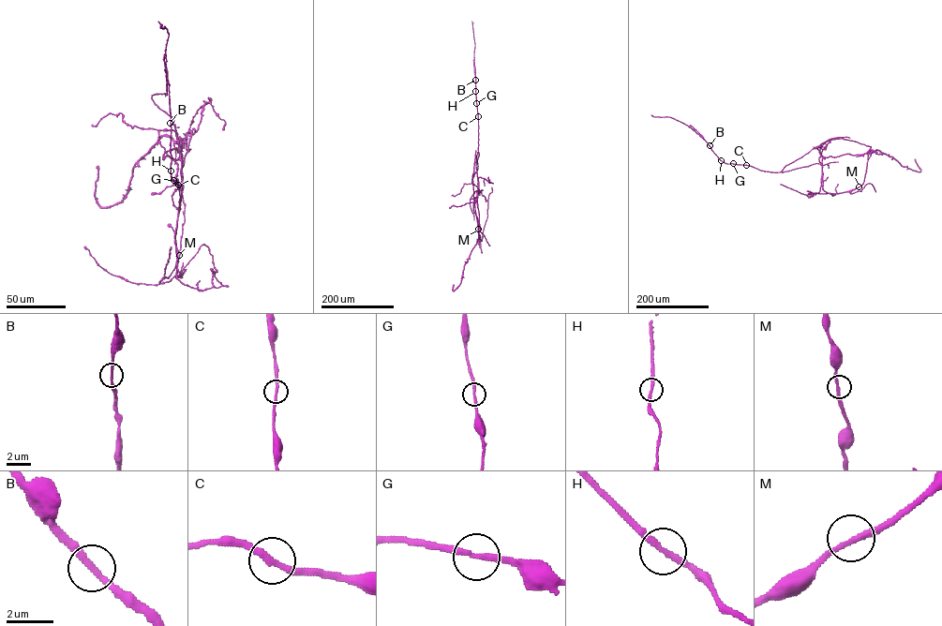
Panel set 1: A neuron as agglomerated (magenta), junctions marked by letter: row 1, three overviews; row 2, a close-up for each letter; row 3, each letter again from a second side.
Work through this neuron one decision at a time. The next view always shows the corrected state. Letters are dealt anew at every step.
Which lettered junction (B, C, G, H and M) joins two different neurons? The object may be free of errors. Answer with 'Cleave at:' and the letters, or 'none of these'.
Cleave at: none of these

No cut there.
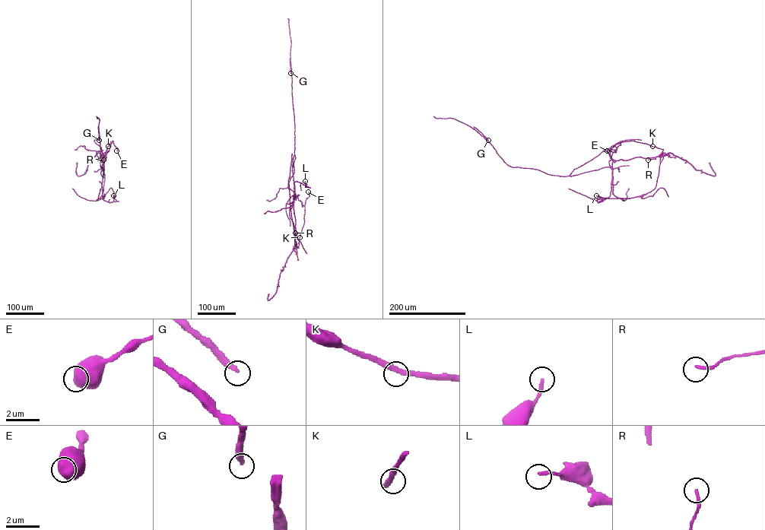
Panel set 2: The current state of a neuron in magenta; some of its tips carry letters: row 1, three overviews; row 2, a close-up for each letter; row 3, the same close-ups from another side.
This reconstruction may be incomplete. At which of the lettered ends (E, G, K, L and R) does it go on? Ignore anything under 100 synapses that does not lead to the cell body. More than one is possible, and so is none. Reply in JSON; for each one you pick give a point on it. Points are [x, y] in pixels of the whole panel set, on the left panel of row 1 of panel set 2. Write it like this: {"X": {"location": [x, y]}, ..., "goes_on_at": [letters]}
{"goes_on_at": []}

